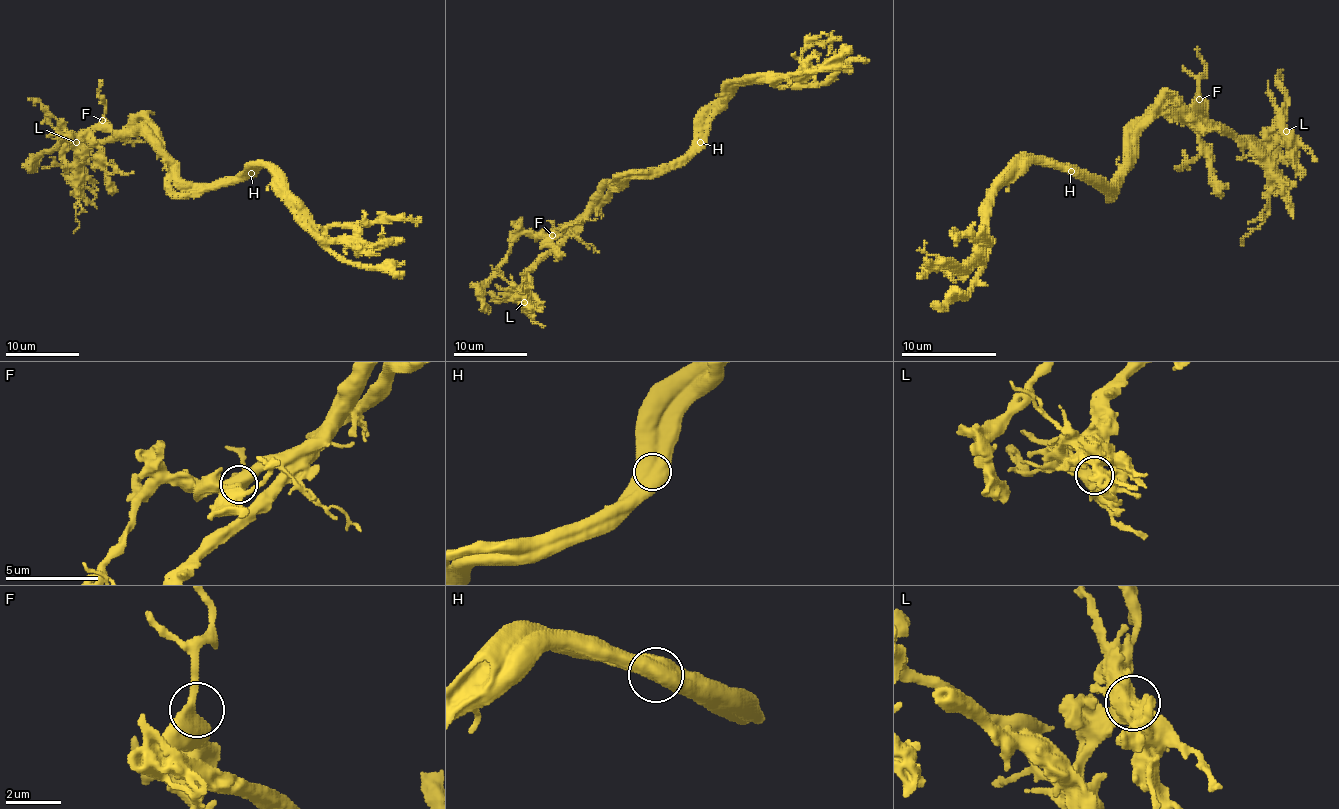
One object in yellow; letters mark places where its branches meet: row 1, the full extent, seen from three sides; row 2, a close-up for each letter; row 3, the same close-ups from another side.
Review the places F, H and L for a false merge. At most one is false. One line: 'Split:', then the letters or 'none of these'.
Split: H

